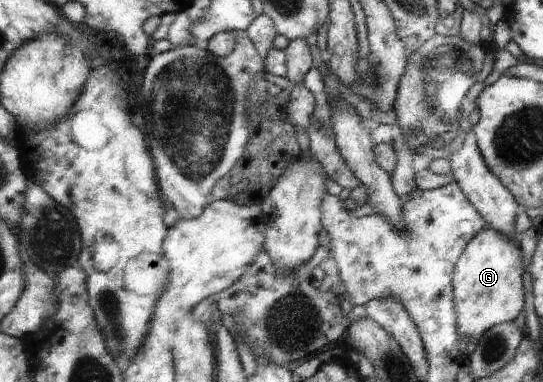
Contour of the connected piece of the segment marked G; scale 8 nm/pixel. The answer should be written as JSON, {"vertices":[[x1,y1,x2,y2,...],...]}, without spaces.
{"vertices":[[485,227,465,245,453,271,452,285,455,295,453,302,459,316,458,329,462,334,463,350,466,353,474,352,479,345,479,340,496,323,513,322,518,315,521,315,520,311,524,307,522,275,525,271,526,268,522,265,522,253,518,249,518,243,514,245,512,239,498,233,495,229]]}

